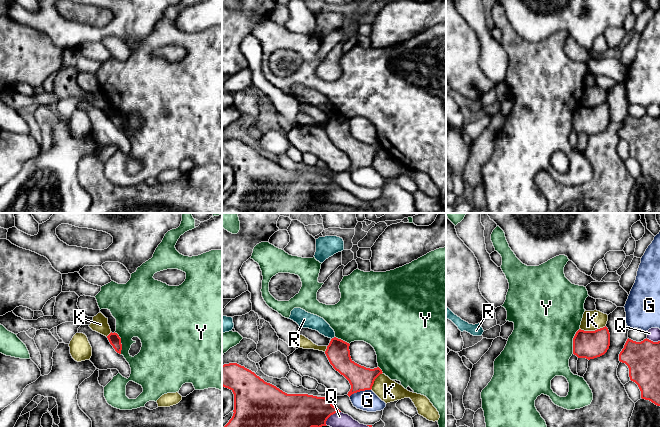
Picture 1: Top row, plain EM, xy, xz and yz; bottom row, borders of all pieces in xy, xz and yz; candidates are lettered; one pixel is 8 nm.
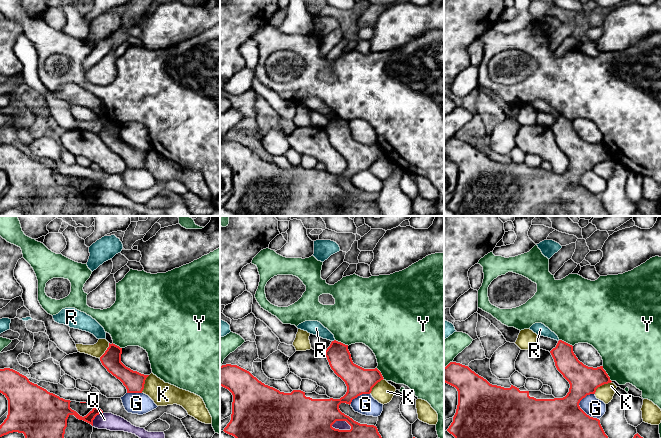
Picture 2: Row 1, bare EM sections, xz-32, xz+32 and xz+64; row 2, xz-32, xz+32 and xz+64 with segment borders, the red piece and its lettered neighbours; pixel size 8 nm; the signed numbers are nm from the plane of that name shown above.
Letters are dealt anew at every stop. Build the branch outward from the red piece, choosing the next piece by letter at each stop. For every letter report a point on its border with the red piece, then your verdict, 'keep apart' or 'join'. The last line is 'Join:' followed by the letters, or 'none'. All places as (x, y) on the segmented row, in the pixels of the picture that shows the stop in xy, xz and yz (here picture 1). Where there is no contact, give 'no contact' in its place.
G: contact xz (359, 391); keep apart
K: contact yz (592, 331); keep apart
Q: contact xz (331, 414); keep apart
R: contact xz (332, 338); keep apart
Y: contact yz (573, 341); keep apart
Join: none

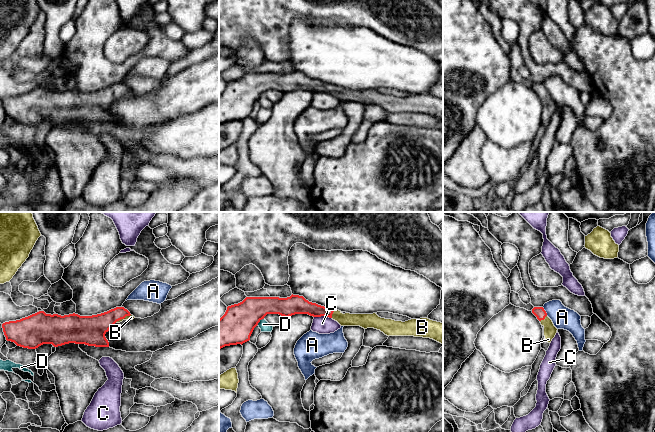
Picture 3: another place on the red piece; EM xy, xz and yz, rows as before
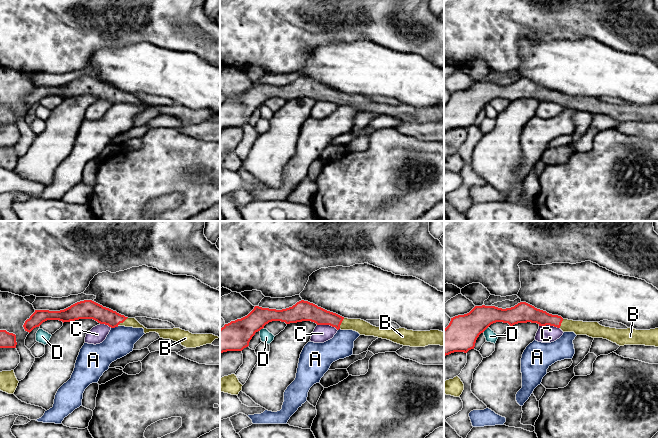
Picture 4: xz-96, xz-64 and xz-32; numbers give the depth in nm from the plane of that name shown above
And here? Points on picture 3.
A: contact yz (545, 311); keep apart
B: contact xz (332, 313); join
C: contact xz (323, 315); keep apart
D: contact xz (259, 321); keep apart
Join: B

